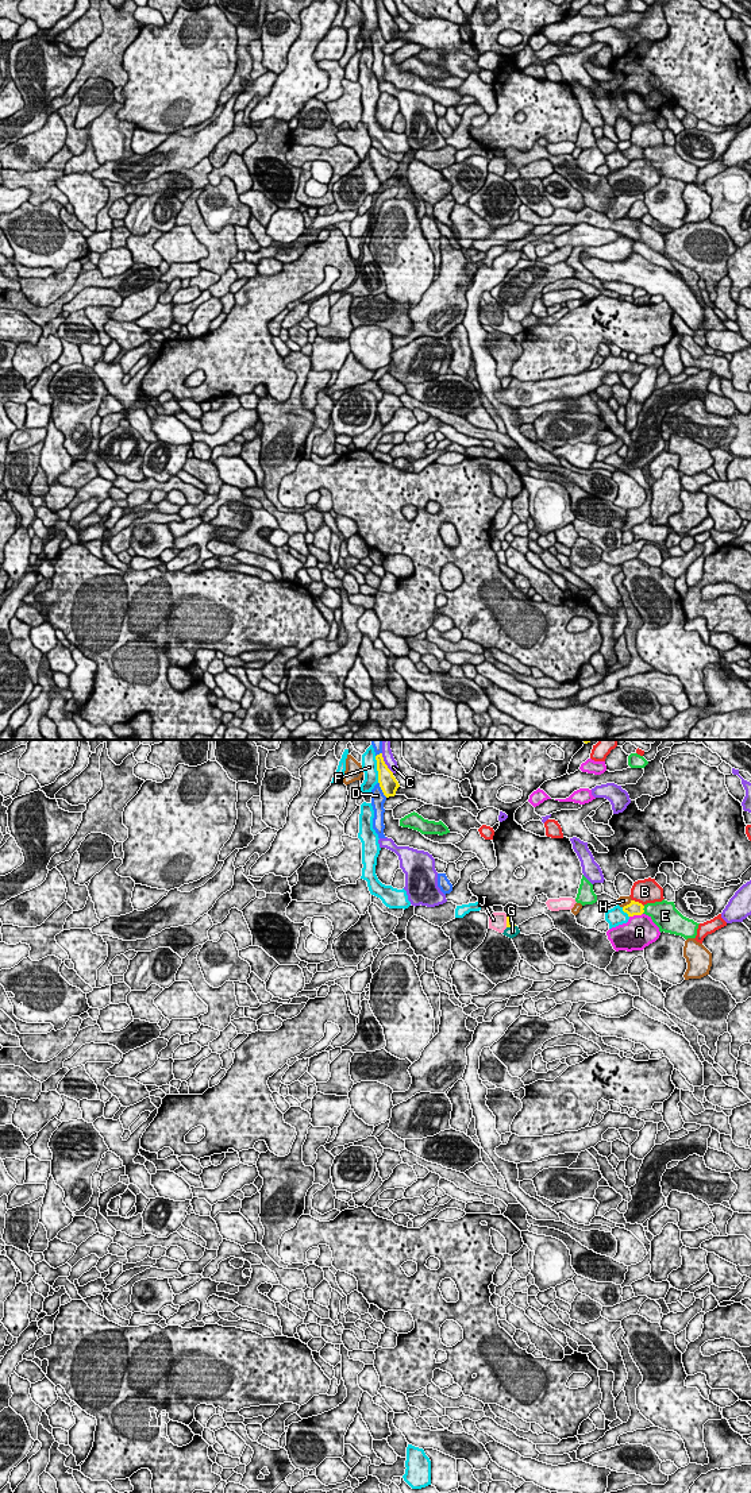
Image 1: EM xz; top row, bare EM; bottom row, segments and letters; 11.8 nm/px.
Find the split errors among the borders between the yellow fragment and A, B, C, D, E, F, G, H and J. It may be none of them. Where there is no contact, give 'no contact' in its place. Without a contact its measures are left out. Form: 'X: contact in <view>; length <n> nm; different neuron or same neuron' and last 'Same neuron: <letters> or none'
A: contact in xz; length 170 nm; different neuron
B: contact in xz; length 170 nm; different neuron
C: contact in xz; length 260 nm; different neuron
D: contact in xz; length 220 nm; different neuron
E: contact in xz; length 100 nm; different neuron
F: contact in xz; length 320 nm; different neuron
G: contact in xz; length 120 nm; same neuron
H: contact in xz; length 150 nm; different neuron
J: contact in xz; length 140 nm; different neuron
Same neuron: G

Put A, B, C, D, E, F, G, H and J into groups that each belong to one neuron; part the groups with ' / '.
A / B / C / D / E / F / G / H / J

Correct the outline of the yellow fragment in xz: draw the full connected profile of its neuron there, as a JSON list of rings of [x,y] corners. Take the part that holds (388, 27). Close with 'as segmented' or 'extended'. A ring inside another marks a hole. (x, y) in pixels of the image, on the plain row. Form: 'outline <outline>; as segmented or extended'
outline [[[376,0],[377,15],[378,15],[378,27],[386,42],[394,40],[397,32],[400,31],[398,26],[393,20],[393,16],[388,12],[382,0]]]; as segmented

